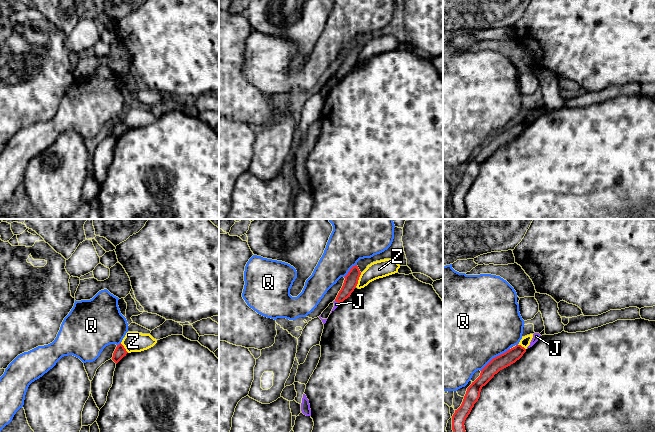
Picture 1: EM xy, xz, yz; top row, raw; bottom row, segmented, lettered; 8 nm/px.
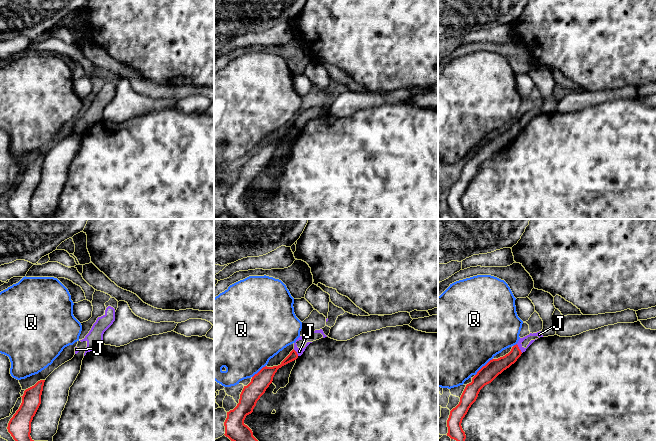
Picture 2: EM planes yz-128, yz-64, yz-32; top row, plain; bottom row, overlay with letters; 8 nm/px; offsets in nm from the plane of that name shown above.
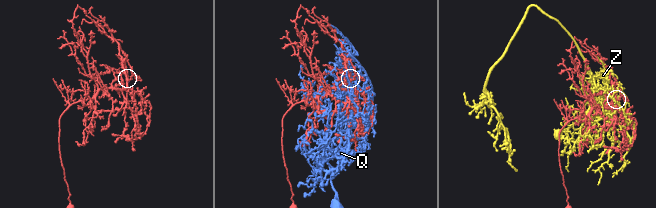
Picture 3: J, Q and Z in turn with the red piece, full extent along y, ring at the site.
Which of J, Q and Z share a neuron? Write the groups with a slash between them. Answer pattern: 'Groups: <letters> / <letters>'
Groups: J / Q / Z

